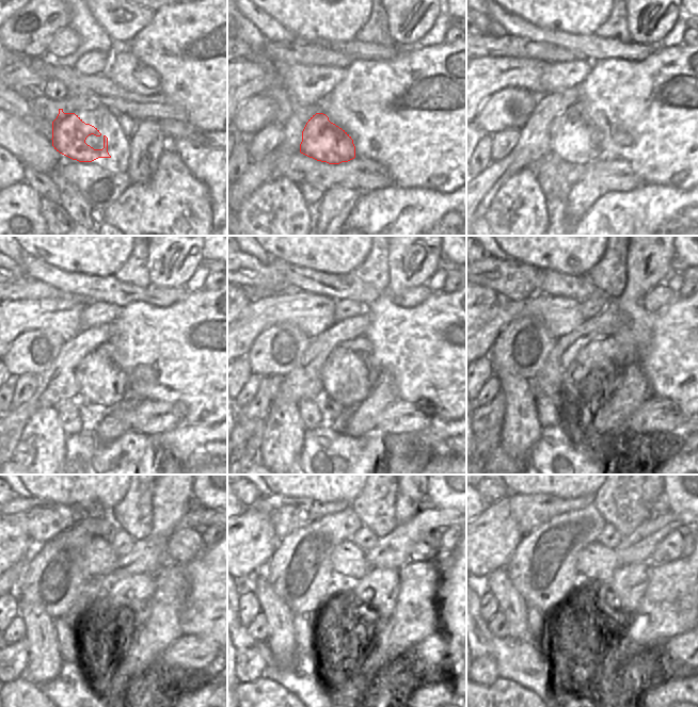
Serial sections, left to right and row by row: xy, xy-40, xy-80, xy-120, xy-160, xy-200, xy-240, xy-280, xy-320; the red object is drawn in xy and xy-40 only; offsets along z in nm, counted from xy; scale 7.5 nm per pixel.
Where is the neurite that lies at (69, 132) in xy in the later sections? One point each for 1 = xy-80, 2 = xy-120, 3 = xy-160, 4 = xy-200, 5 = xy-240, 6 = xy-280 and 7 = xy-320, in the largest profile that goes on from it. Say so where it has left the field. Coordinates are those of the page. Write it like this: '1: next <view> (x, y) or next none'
1: next xy-80 (572, 139)
2: next xy-120 (100, 381)
3: next xy-160 (346, 373)
4: next xy-200 (607, 354)
5: next xy-240 (136, 592)
6: next xy-280 (378, 590)
7: next xy-320 (618, 596)

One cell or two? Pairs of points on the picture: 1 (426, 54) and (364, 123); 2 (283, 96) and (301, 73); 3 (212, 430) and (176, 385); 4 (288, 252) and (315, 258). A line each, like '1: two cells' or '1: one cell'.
1: one cell
2: two cells
3: two cells
4: one cell

